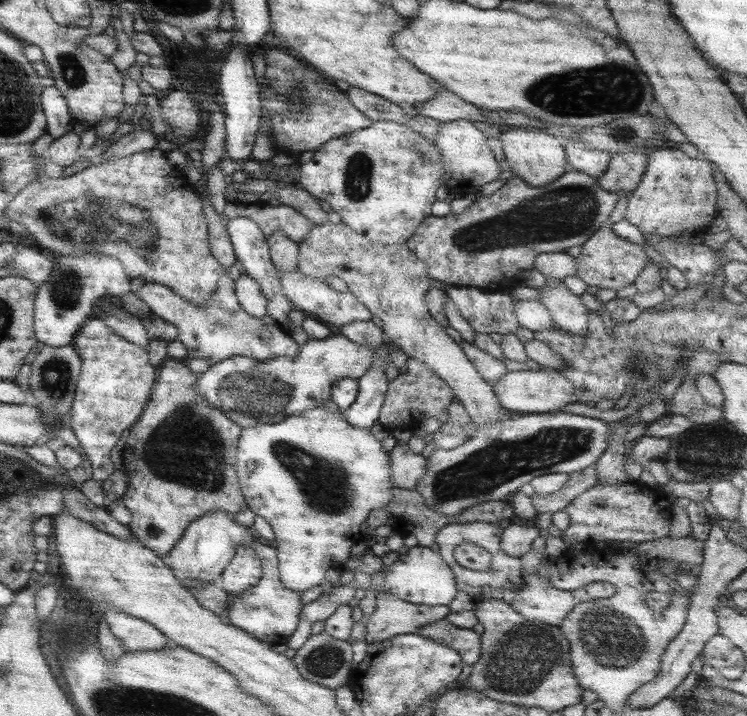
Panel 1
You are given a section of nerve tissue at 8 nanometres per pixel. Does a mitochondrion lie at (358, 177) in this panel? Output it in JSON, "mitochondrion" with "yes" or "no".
{"mitochondrion":"yes"}

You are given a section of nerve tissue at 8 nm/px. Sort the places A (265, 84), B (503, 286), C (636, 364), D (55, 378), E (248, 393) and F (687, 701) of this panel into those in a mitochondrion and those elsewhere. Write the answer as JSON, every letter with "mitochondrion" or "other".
{"A":"other","B":"other","C":"mitochondrion","D":"mitochondrion","E":"mitochondrion","F":"other"}

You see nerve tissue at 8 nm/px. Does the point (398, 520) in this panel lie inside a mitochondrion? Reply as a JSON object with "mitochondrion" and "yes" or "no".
{"mitochondrion":"yes"}

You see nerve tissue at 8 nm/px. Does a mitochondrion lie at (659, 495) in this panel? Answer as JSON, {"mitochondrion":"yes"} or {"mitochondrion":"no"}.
{"mitochondrion":"no"}

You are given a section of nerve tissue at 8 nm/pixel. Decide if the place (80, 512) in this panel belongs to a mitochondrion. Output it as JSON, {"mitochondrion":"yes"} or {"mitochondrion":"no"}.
{"mitochondrion":"no"}

